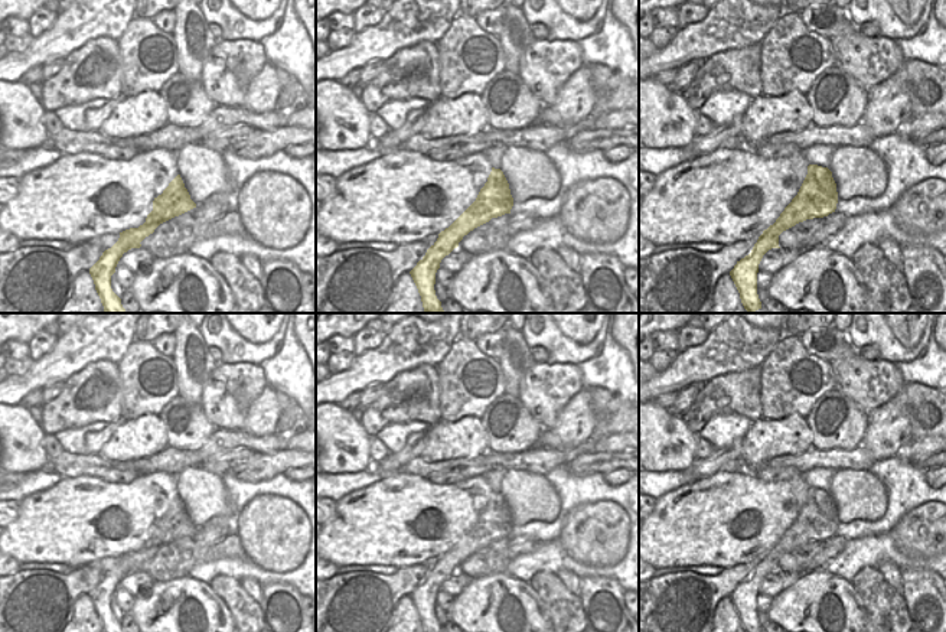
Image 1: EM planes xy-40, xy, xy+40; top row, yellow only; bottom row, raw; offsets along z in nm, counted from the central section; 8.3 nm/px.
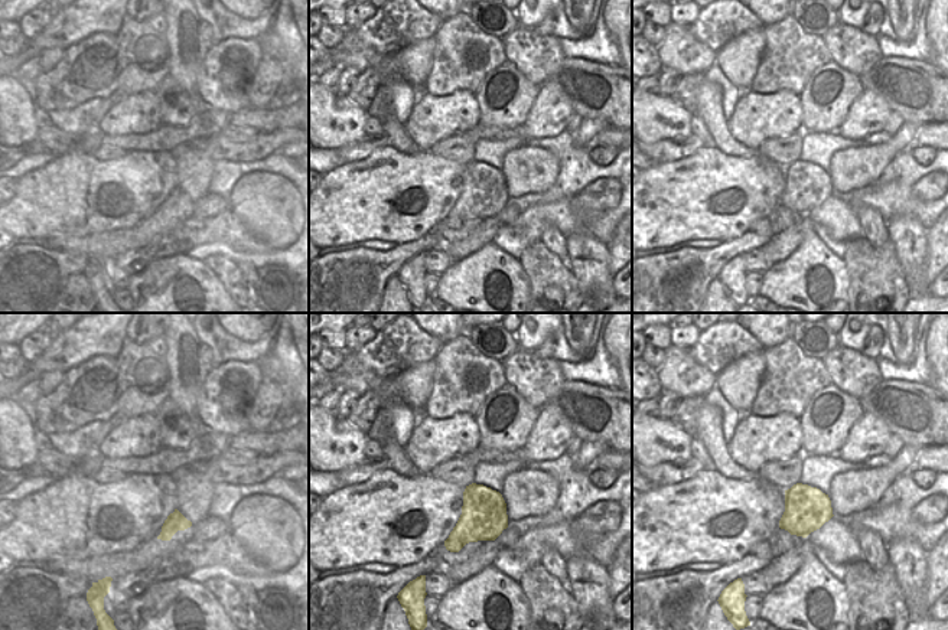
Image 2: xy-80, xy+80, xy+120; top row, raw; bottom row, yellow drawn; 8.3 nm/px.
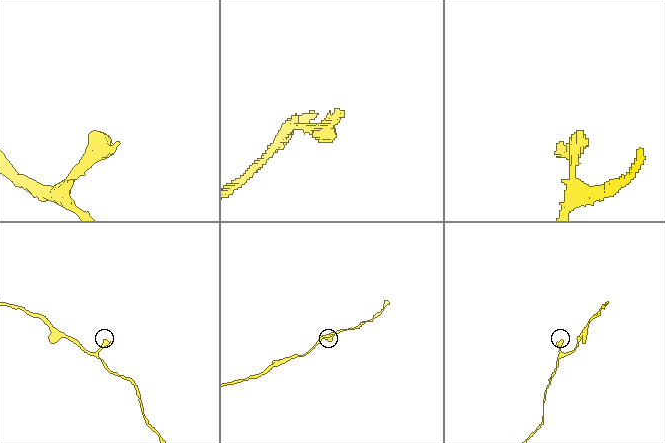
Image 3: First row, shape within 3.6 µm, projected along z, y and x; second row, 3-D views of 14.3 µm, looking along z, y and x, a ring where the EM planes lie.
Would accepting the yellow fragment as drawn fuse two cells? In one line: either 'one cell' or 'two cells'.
one cell

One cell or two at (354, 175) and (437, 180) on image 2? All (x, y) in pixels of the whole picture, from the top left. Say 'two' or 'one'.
one

